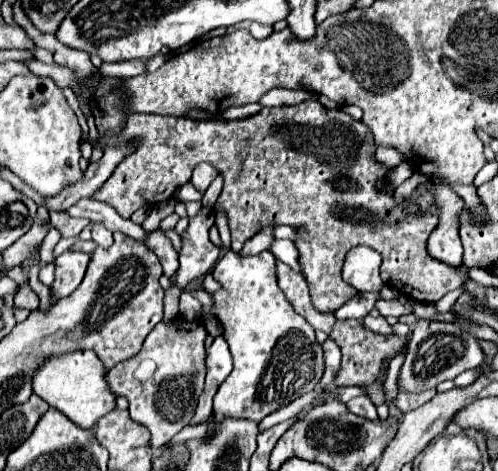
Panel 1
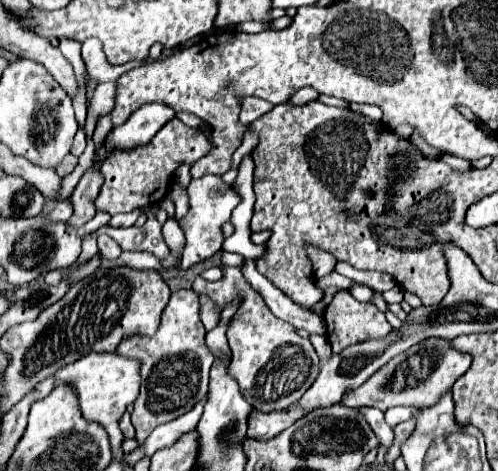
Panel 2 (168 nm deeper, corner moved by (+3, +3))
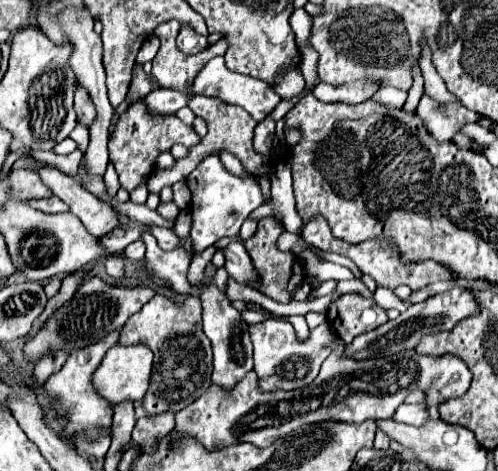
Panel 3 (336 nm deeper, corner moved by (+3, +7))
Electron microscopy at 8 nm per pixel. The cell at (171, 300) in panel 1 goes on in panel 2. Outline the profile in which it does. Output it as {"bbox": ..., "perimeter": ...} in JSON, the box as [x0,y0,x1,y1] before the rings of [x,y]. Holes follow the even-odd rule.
{"bbox":[164,219,184,259],"perimeter":[[[168,219],[164,223],[164,241],[170,247],[170,253],[180,259],[182,249],[184,249],[184,233],[182,233],[182,229],[180,229],[176,219]]]}

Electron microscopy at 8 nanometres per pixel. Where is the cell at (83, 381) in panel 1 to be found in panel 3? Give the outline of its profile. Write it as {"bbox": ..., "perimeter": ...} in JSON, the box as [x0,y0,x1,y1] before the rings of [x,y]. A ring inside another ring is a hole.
{"bbox":[94,345,152,405],"perimeter":[[[116,345],[112,347],[102,365],[96,369],[94,373],[94,385],[98,389],[98,393],[110,401],[112,405],[120,403],[120,401],[142,401],[148,387],[150,387],[150,373],[152,373],[152,351],[146,345]]]}

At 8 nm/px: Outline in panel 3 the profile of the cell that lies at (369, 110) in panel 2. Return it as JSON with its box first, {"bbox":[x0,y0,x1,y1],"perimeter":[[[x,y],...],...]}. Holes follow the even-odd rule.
{"bbox":[372,87,408,107],"perimeter":[[[382,87],[372,99],[378,103],[384,103],[384,105],[390,105],[390,107],[402,107],[406,103],[406,97],[408,97],[408,93],[402,89]]]}

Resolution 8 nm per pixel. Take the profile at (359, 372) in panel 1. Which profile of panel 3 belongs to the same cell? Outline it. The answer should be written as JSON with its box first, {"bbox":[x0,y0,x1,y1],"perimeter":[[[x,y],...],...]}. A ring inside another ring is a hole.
{"bbox":[328,293,388,343],"perimeter":[[[346,293],[332,301],[328,309],[328,321],[346,343],[352,343],[354,337],[384,325],[388,317],[386,311],[376,305],[374,299],[364,299],[356,293]]]}

